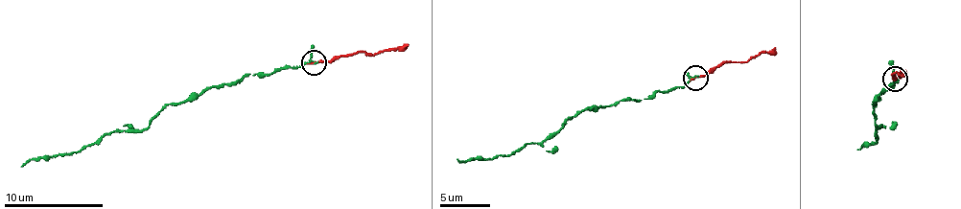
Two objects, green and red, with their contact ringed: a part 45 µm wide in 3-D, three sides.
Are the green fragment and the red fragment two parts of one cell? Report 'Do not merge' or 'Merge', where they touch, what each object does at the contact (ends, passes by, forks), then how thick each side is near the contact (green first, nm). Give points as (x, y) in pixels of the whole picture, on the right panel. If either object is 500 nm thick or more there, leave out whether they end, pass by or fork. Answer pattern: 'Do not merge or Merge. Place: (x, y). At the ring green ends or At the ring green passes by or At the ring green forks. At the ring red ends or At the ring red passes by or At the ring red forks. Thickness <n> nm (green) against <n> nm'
Merge. Place: (895, 79). At the ring green passes by. At the ring red ends. Thickness 190 nm (green) against 130 nm

